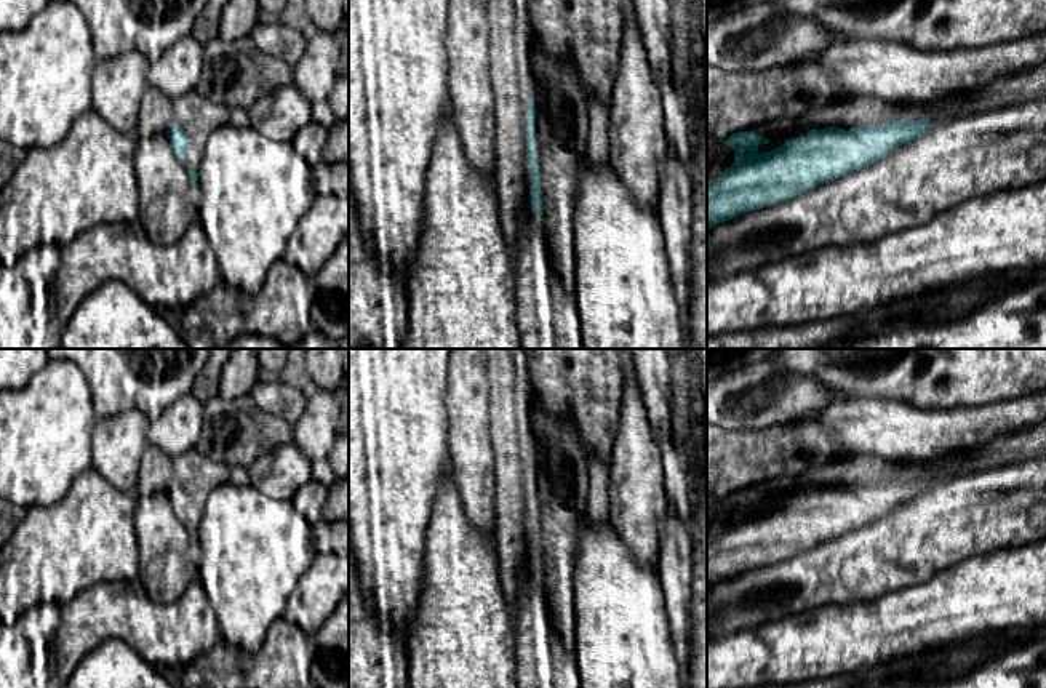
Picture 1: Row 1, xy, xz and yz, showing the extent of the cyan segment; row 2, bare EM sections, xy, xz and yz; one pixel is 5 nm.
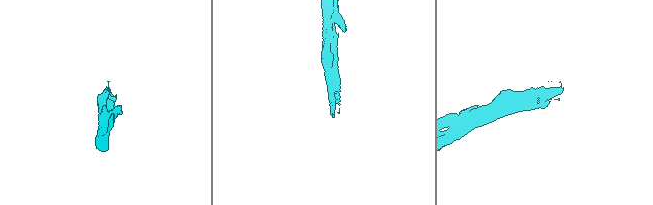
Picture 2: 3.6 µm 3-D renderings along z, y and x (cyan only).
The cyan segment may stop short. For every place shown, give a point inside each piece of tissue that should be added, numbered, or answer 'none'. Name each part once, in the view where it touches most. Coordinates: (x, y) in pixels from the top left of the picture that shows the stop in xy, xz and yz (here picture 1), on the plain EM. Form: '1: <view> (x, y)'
1: yz (845, 472)

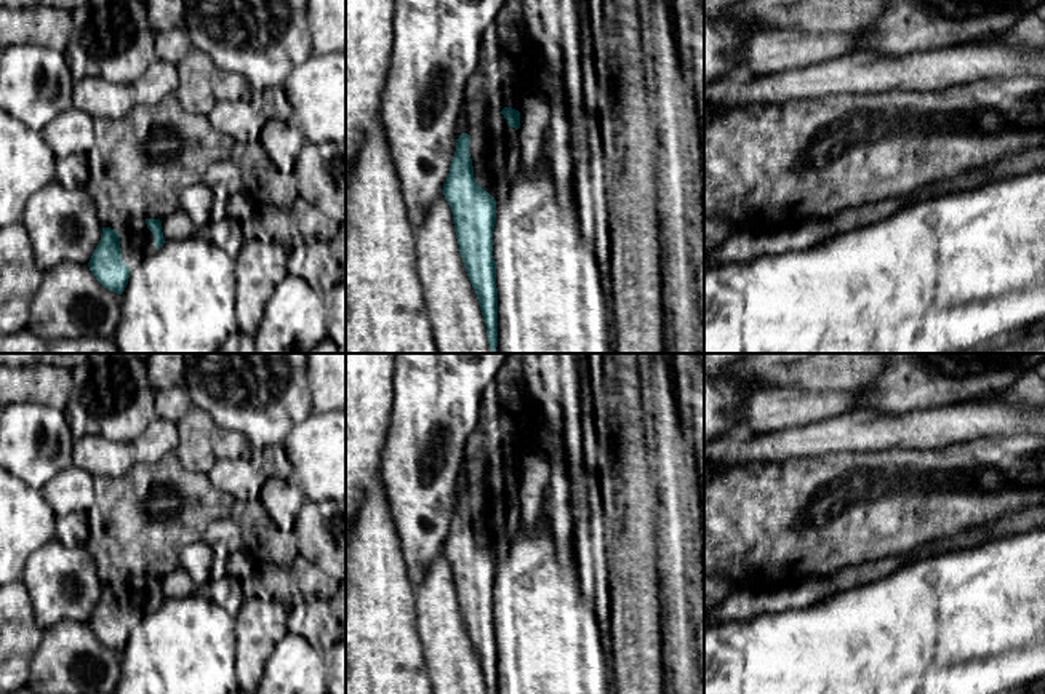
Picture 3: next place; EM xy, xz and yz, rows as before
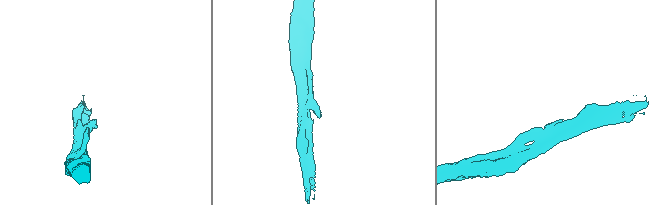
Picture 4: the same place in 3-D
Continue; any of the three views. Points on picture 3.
1: xz (495, 506)

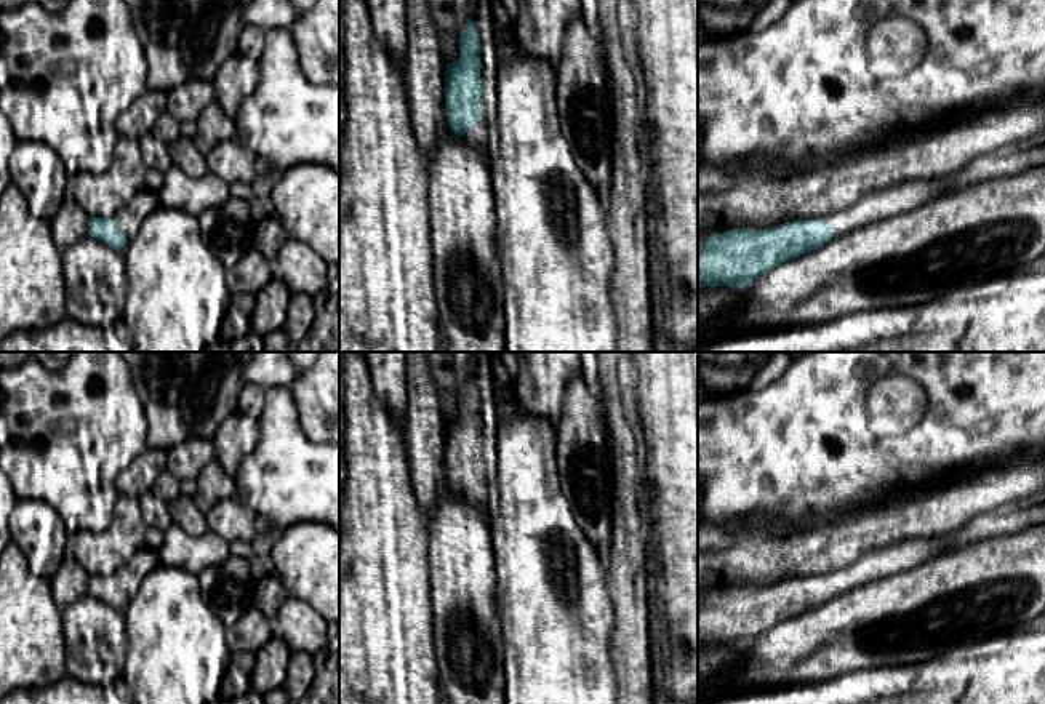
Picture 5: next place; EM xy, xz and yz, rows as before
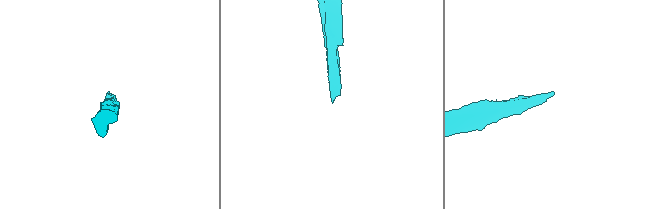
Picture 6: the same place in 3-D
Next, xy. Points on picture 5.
1: xy (128, 578)

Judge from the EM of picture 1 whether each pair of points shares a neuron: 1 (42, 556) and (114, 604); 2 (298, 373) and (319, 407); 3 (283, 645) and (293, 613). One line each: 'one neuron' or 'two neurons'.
1: two neurons
2: two neurons
3: two neurons

